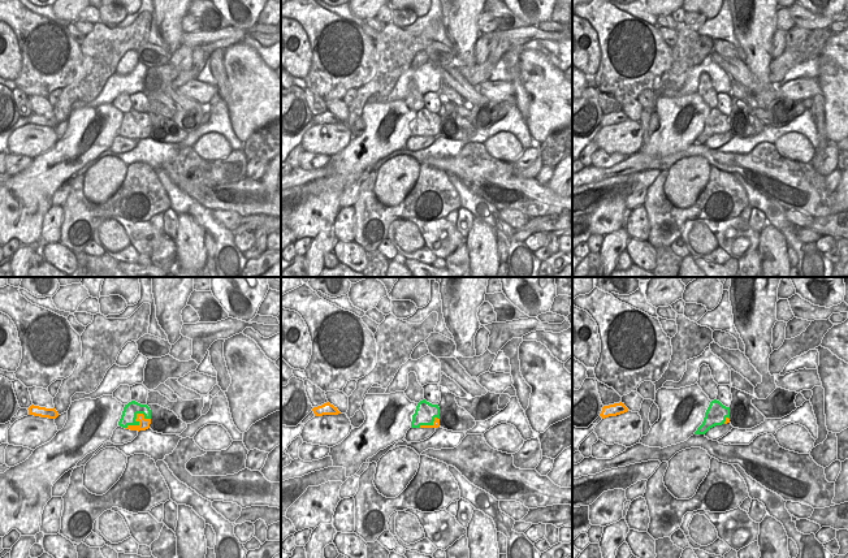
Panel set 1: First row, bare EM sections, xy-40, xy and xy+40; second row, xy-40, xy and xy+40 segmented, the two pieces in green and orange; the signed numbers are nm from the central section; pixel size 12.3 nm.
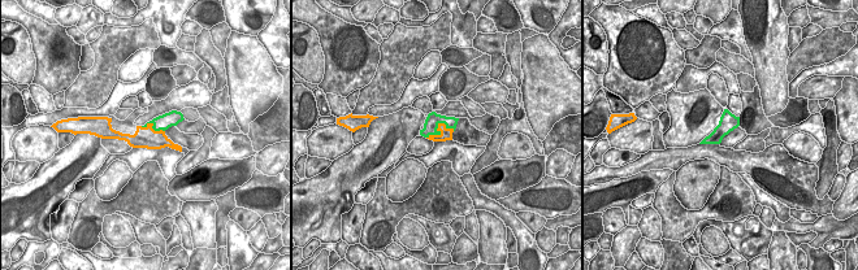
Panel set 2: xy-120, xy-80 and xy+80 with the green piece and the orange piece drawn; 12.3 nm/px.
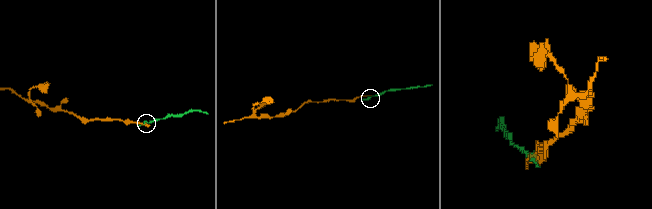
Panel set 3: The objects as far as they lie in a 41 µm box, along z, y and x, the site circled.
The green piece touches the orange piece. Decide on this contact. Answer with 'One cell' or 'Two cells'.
Two cells.

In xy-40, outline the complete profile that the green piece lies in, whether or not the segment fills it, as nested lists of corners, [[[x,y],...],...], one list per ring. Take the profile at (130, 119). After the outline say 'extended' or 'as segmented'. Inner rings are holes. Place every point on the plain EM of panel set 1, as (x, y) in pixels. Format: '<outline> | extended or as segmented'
[[[135,109],[125,113],[118,134],[122,137],[127,137],[129,134],[139,134],[137,130],[137,124],[143,122],[144,127],[151,127],[151,118],[147,113],[140,113]]] | as segmented

